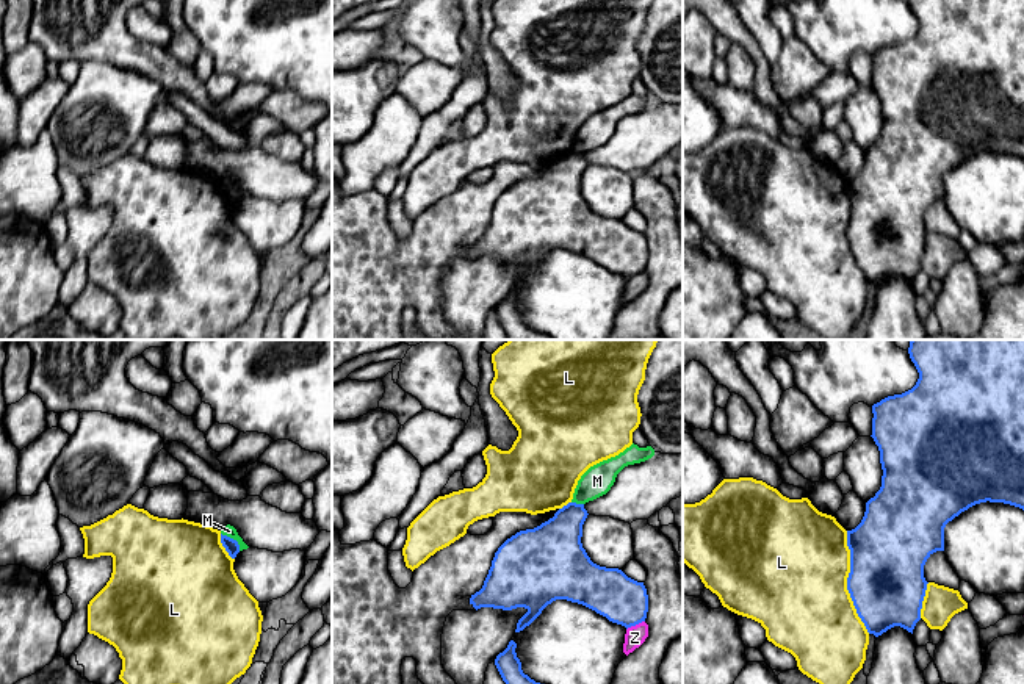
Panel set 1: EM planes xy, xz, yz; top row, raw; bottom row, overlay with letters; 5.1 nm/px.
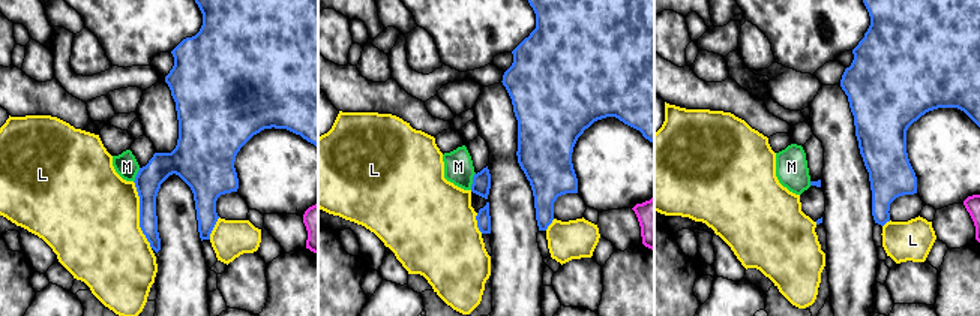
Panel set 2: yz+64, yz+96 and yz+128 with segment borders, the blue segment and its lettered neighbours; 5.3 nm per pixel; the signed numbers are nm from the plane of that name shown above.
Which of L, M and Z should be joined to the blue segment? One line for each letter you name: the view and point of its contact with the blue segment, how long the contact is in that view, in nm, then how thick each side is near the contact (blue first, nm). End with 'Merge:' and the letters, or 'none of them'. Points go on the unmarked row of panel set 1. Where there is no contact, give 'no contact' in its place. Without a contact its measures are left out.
Merge: none of them

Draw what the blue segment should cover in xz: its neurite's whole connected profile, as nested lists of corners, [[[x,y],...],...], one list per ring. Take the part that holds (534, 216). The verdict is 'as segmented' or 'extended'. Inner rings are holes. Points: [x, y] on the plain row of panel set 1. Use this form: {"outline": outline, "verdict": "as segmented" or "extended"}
{"outline": [[[568,152],[540,175],[507,188],[470,254],[476,260],[525,257],[528,261],[515,282],[529,275],[556,249],[582,254],[626,279],[645,271],[648,244],[644,232],[618,218],[593,213],[582,197],[587,164],[584,153]]], "verdict": "as segmented"}

